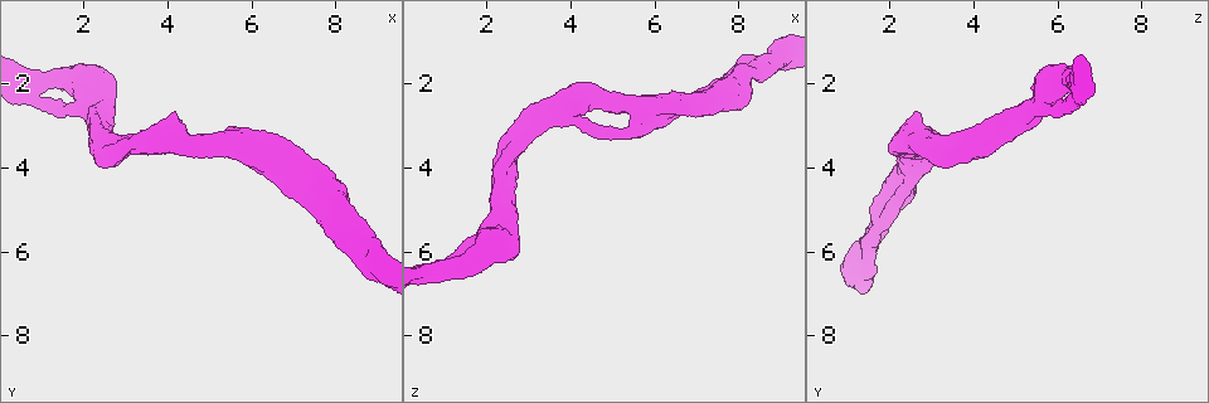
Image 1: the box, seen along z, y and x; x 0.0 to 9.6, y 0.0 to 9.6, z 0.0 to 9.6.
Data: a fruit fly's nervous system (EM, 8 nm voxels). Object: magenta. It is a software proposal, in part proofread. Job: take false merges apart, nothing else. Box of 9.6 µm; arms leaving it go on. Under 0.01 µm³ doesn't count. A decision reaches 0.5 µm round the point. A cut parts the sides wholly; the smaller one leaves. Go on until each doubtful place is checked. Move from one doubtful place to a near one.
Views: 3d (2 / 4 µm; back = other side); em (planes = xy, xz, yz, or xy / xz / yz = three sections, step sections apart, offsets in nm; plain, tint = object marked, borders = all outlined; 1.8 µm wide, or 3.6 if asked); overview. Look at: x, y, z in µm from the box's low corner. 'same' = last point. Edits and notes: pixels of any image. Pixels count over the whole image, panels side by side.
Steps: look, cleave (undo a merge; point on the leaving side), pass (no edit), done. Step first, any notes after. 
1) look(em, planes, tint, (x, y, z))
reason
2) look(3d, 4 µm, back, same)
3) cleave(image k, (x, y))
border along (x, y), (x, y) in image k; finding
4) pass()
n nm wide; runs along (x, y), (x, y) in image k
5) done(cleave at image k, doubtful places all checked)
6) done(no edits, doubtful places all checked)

look(em, 3.6 µm, planes, plain, (3.90, 3.20, 2.70))
three arms meet

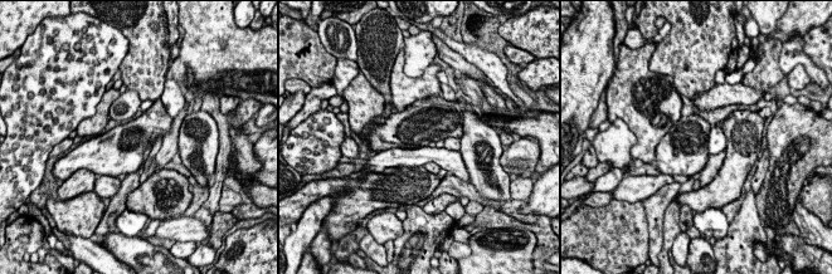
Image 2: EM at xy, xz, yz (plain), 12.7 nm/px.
look(em, 3.6 µm, planes, tint, same)

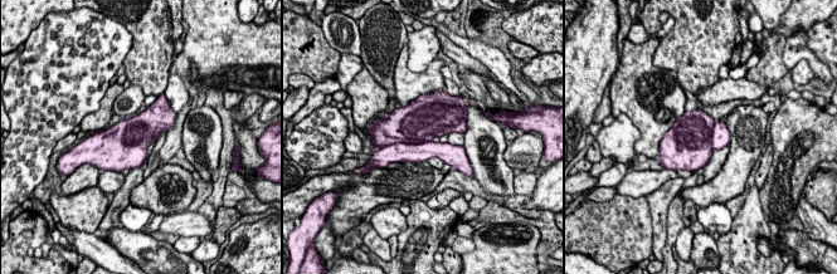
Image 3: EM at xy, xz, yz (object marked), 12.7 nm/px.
pass()
continuous, no second cell

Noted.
look(3d, 4 µm, (6.60, 3.95, 2.45))
two arms at a narrow angle

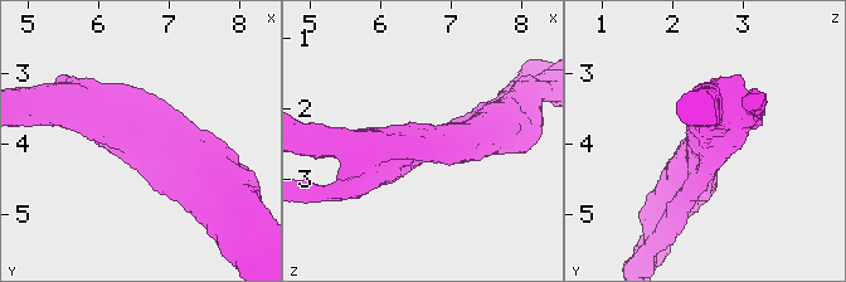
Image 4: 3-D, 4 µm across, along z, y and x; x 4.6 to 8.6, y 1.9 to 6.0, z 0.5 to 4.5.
look(em, xz, step 16, tint, (6.60, 3.90, 2.45))
3 arms; arms of 280, 460, 650 nm

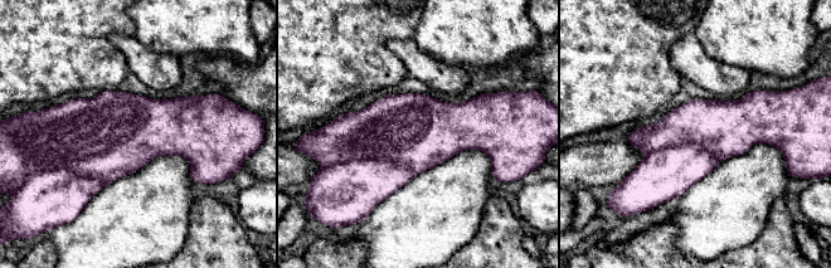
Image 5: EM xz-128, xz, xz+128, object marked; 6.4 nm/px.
look(em, planes, tint, same)

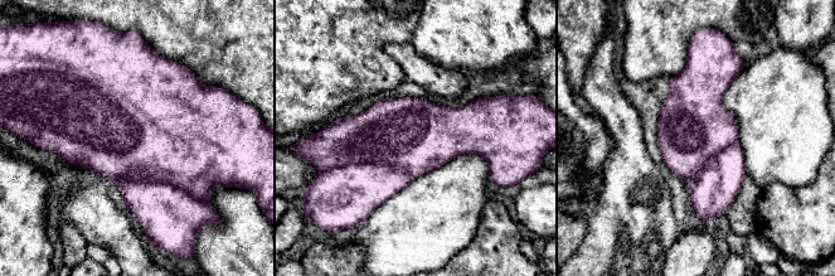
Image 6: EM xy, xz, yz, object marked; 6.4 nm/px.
pass()
continuous, no second cell

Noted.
look(em, 3.6 µm, planes, plain, (8.50, 5.40, 1.70))
calibre changes

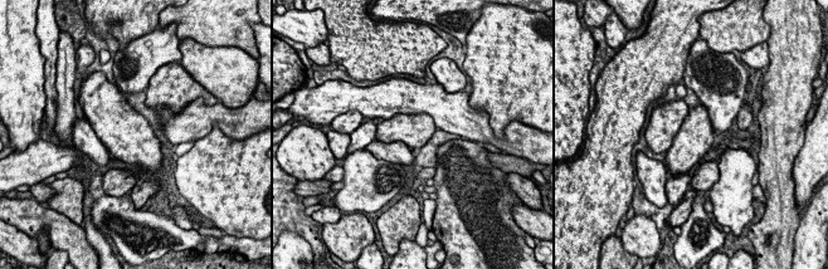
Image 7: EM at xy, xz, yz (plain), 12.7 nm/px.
look(em, 3.6 µm, planes, tint, same)

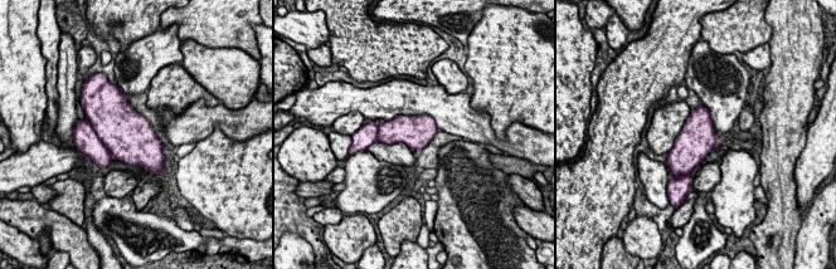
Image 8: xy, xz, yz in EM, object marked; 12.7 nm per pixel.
pass()
all the same cell

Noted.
look(em, 3.6 µm, xz, step 16, tint, (1.95, 2.40, 5.65))
three arms meet

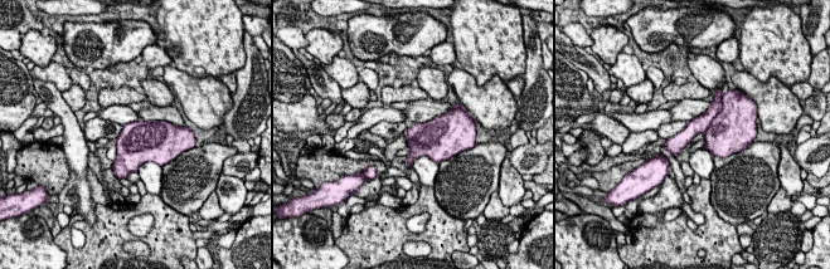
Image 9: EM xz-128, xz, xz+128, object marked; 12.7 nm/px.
look(em, 3.6 µm, planes, tint, same)

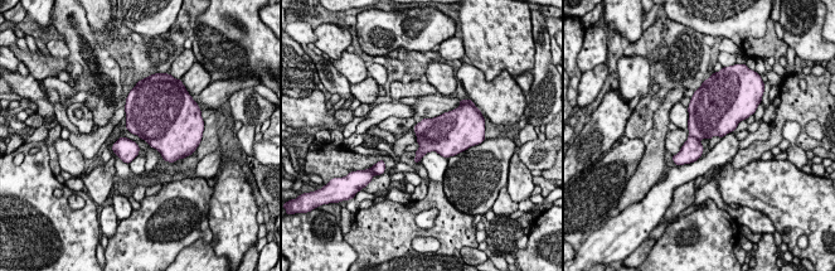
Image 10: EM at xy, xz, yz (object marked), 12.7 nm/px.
pass()
continuous, no second cell

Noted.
done(no edits, doubtful places all checked)

